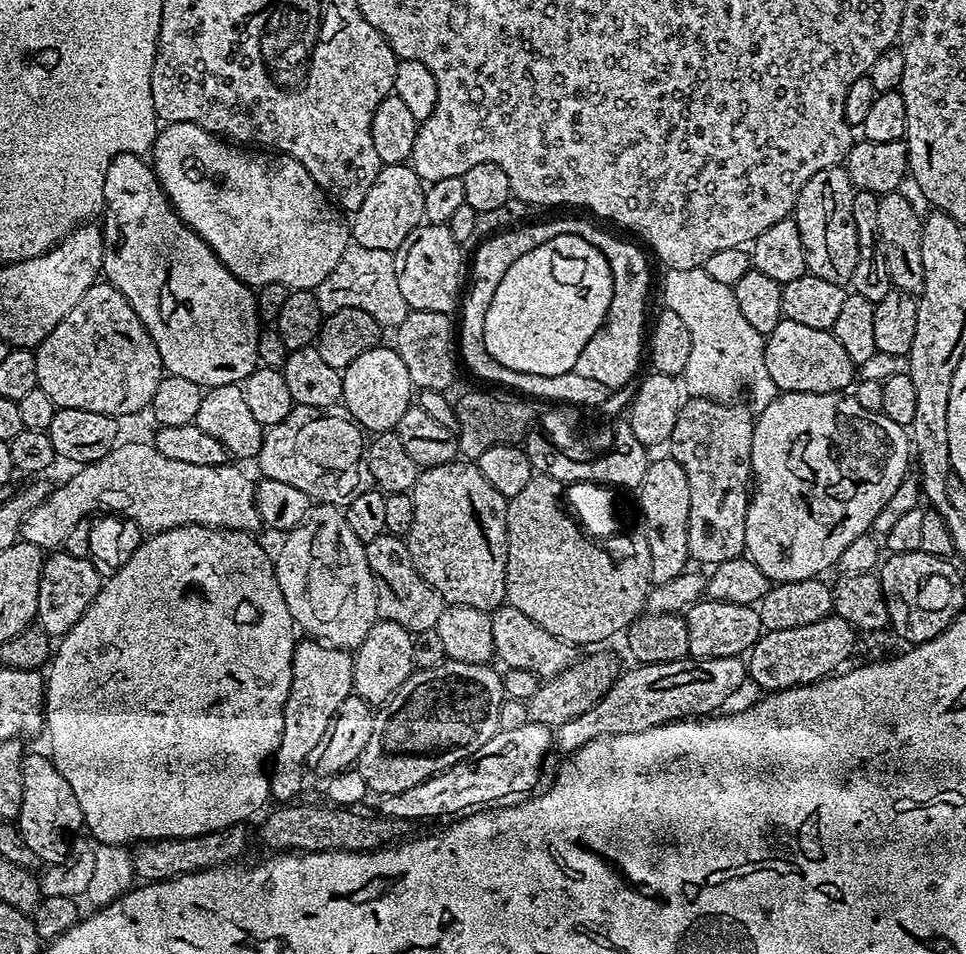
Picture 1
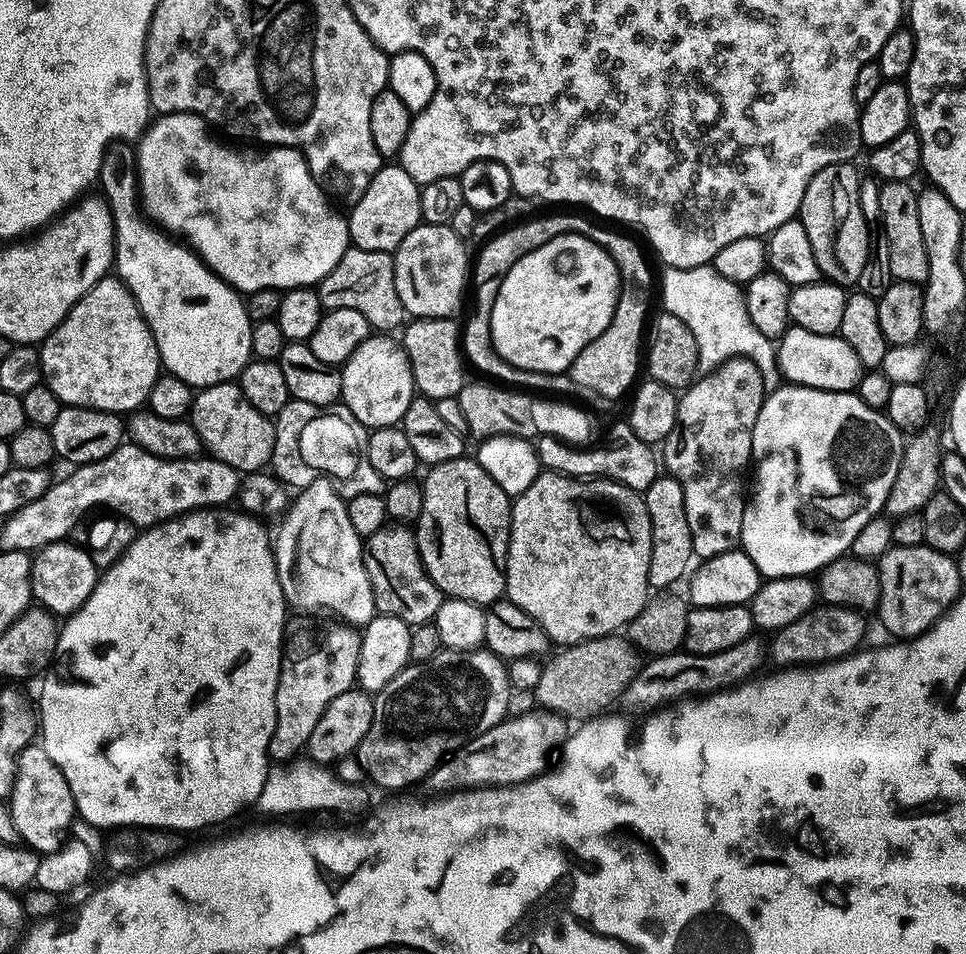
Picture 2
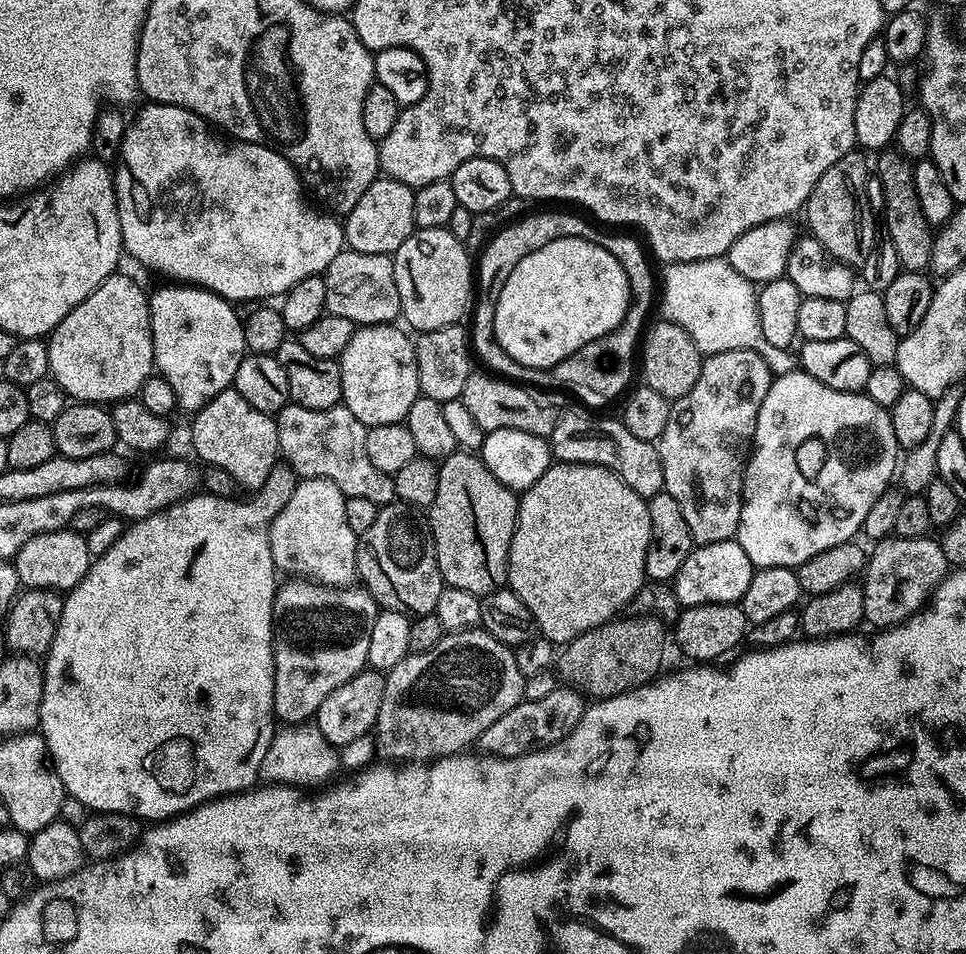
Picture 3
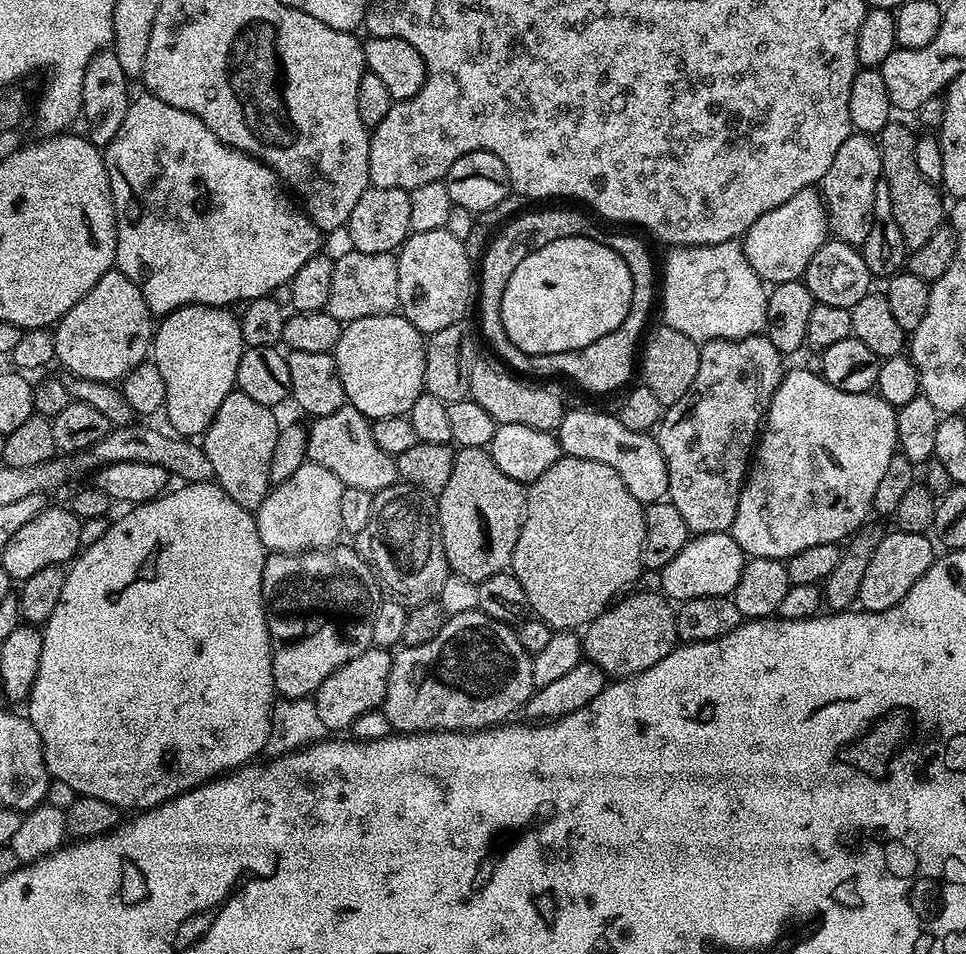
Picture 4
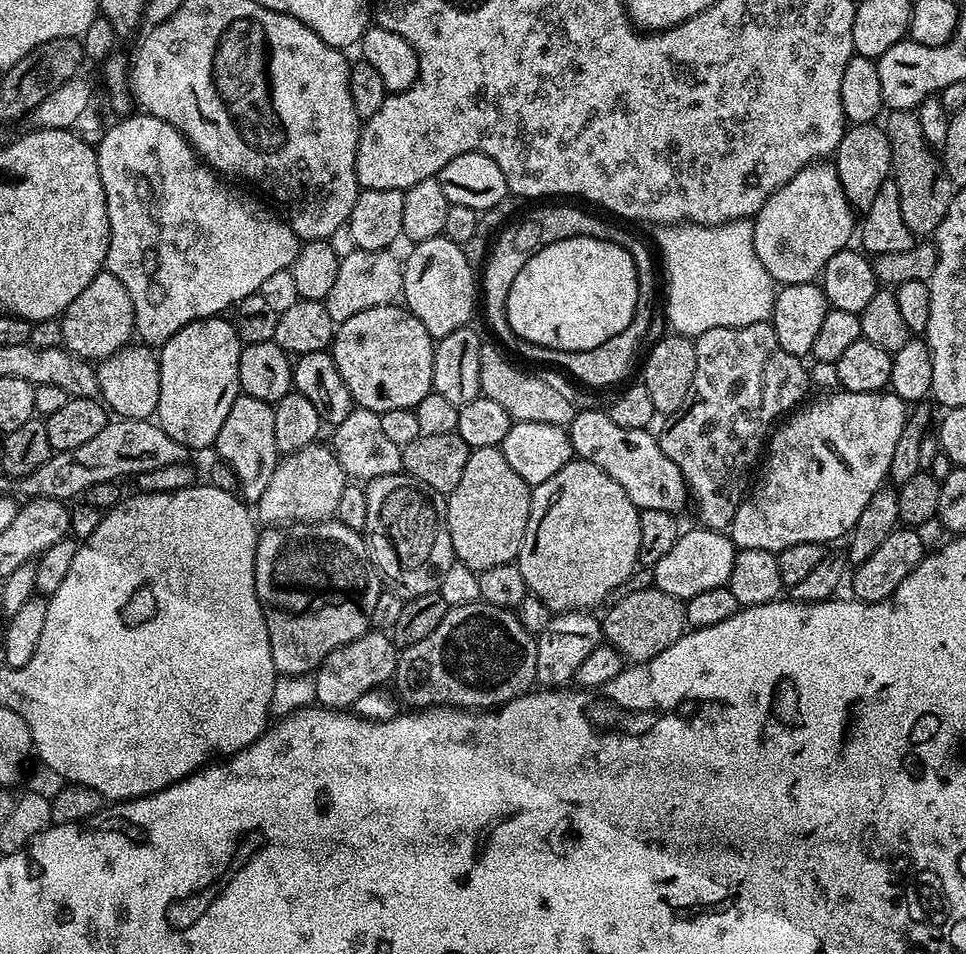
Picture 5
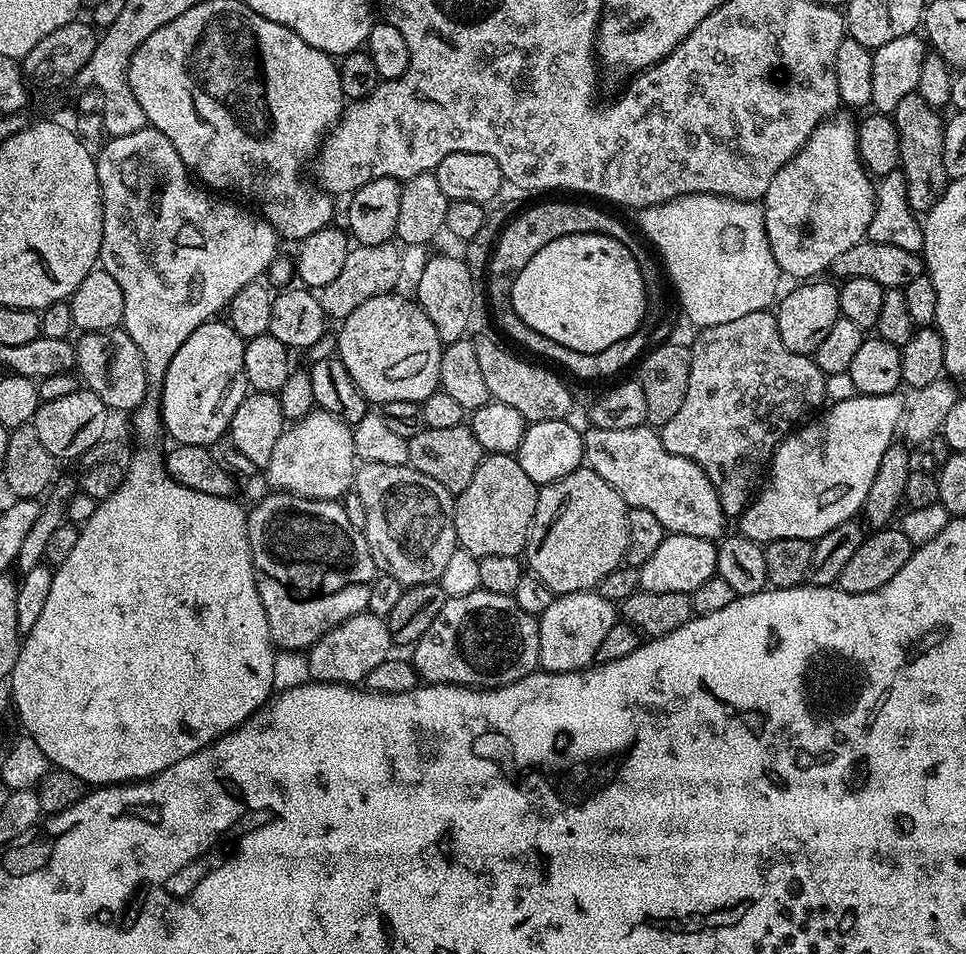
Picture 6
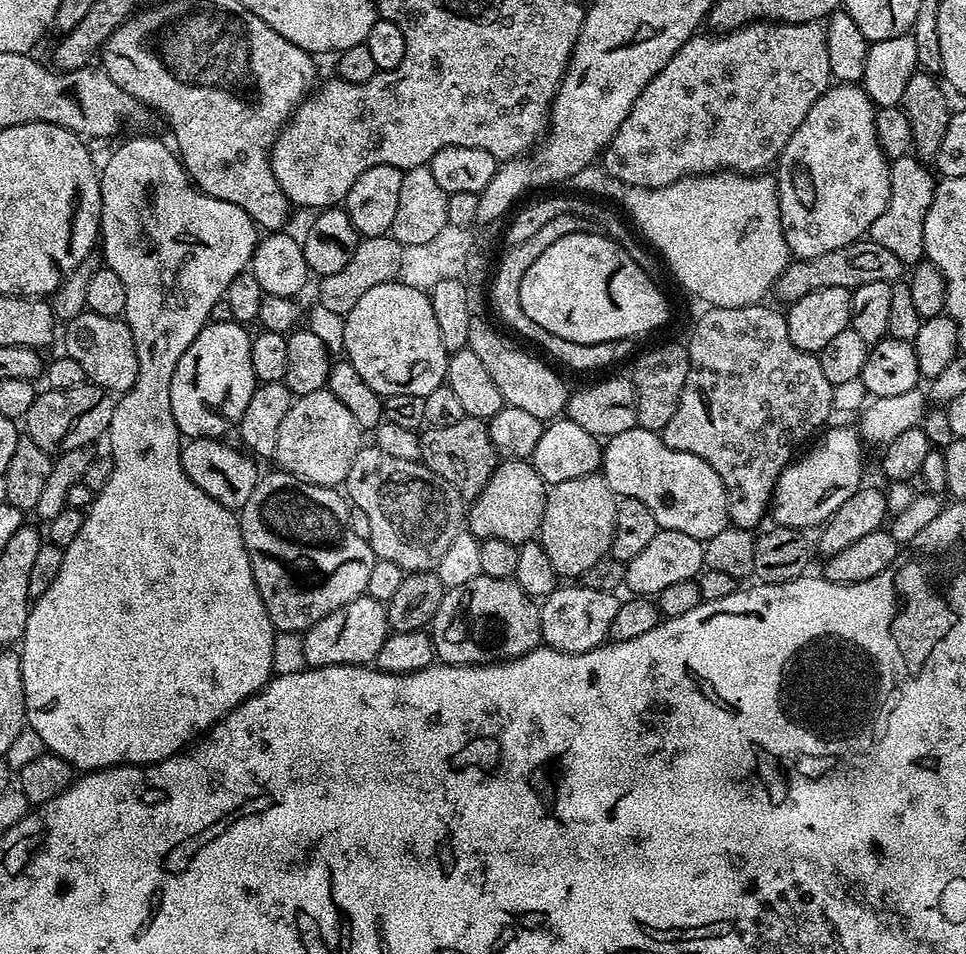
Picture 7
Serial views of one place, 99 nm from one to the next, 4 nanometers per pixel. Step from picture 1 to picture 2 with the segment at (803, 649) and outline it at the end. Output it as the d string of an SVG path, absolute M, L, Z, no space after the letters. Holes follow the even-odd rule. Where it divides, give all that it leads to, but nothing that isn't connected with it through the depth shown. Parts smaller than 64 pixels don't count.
M817 605L803 615L798 622L792 622L790 626L779 629L775 633L776 638L772 644L770 642L771 659L773 656L778 662L777 665L780 666L808 666L817 663L827 663L830 660L851 655L861 647L860 642L863 640L866 632L865 620L867 620L865 615L855 608L840 607L838 605Z

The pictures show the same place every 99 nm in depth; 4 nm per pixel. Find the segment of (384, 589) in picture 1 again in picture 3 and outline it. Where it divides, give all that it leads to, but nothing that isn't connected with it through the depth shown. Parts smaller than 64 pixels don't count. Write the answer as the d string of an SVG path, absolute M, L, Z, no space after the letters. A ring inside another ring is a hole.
M403 502L383 505L378 518L374 518L374 526L362 534L362 540L368 543L381 574L396 591L400 599L399 607L416 616L435 613L438 598L446 585L438 570L438 558L434 554L434 538L427 515L421 509Z

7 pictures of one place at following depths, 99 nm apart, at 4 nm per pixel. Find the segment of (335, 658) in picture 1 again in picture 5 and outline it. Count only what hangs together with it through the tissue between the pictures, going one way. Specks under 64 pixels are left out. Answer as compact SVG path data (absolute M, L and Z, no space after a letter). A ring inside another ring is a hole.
M329 518L315 522L297 522L287 526L268 526L256 538L256 593L258 602L264 611L266 630L270 634L270 654L277 673L282 676L306 676L315 673L320 664L338 646L346 646L346 642L354 642L354 638L362 638L372 628L374 605L378 602L378 594L382 590L381 573L368 554L367 543L361 533L350 530L342 521Z

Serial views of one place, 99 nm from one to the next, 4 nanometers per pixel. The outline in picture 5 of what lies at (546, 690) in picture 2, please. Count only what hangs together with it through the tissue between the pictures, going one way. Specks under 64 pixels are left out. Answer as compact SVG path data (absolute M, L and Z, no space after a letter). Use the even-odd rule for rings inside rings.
M655 586L623 593L621 597L605 616L602 616L601 635L607 643L615 646L627 661L640 663L657 657L667 646L673 645L684 635L687 624L682 600Z

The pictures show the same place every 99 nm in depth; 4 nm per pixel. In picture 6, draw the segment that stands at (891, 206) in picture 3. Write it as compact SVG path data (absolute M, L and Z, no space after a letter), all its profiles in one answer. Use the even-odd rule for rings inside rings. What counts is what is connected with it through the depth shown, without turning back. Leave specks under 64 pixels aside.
M915 91L906 94L898 103L894 113L898 138L900 139L899 171L906 178L906 198L912 211L926 214L942 198L948 189L950 178L946 174L944 161L944 125L945 117L937 109L932 108Z

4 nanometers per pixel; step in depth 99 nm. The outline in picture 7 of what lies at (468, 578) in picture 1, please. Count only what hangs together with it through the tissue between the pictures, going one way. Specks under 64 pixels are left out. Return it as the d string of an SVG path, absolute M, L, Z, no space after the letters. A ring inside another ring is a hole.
M500 460L490 482L482 486L466 512L467 531L473 532L477 540L502 538L514 545L533 539L540 531L542 514L546 510L549 485L526 460Z

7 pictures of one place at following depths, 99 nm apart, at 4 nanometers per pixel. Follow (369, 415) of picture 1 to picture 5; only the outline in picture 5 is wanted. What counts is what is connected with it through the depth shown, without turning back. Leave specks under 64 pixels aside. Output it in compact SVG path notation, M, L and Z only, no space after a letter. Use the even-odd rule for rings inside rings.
M399 303L386 306L374 306L374 310L362 310L354 318L336 325L336 334L332 337L330 351L346 390L350 390L355 407L371 412L382 413L386 410L415 409L422 398L432 391L432 371L434 370L434 337L414 318L414 314Z

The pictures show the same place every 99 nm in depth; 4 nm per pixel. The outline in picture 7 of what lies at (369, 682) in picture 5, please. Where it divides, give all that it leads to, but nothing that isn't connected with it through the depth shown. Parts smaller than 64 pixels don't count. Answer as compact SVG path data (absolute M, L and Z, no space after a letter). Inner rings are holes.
M367 594L354 598L354 602L346 602L334 614L326 614L314 626L303 633L303 652L309 668L321 668L331 664L359 664L368 666L373 663L382 650L382 642L390 635L388 627L388 610L382 603Z

